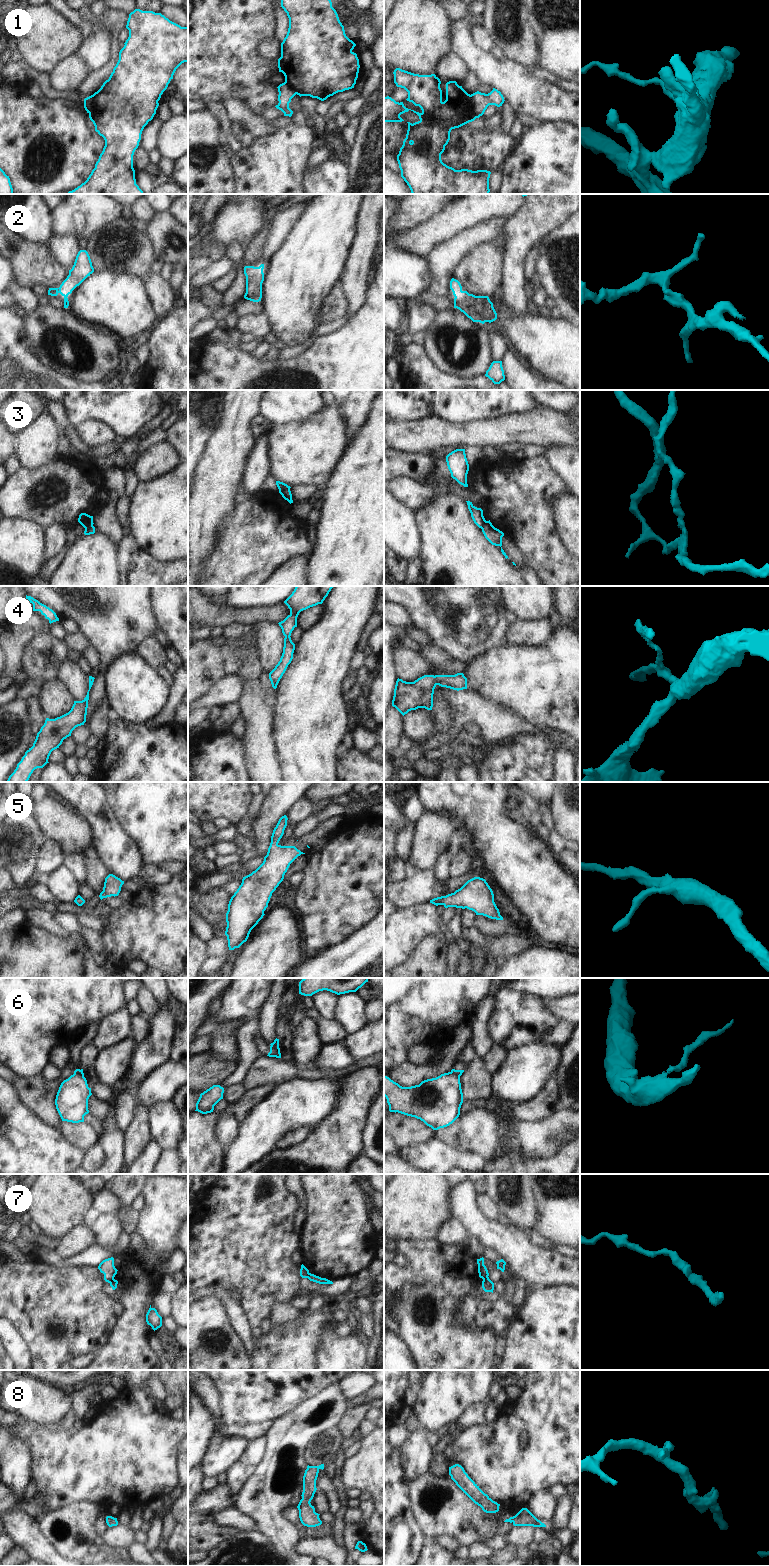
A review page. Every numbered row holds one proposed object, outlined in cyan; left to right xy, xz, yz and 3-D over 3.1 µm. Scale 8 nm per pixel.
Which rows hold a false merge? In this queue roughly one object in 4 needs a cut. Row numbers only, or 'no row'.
1, 3, 6, 7

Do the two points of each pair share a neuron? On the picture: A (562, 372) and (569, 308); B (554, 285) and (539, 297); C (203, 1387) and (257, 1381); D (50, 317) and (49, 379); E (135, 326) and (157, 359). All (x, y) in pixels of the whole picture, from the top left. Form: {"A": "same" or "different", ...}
{"A": "different", "B": "different", "C": "different", "D": "different", "E": "different"}

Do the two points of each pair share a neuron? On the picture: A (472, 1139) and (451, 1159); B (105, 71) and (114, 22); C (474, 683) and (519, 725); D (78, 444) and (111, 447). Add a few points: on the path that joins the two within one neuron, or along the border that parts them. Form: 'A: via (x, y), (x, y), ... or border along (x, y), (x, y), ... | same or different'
A: border along (440, 1140), (458, 1149), (479, 1153), (484, 1158) | different
B: via (113, 59), (114, 34) | same
C: border along (475, 692), (516, 715) | different
D: via (86, 449), (103, 450) | same

